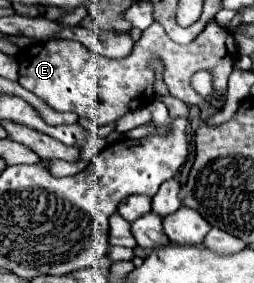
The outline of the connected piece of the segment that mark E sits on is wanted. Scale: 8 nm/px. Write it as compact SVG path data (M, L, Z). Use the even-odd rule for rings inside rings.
M154 22L148 30L142 32L142 38L136 42L132 54L126 58L108 60L104 56L90 52L86 46L74 40L50 40L46 44L36 44L18 52L16 58L20 62L18 82L26 90L40 96L58 112L74 112L102 126L116 122L128 110L150 104L154 100L152 60L160 60L164 64L164 82L168 84L170 92L188 106L200 106L206 102L190 86L190 78L198 70L210 70L214 76L216 96L224 96L228 76L232 74L234 60L238 58L238 48L234 44L232 34L220 28L216 22L210 22L202 30L202 34L186 46L172 42L166 30L158 22Z

